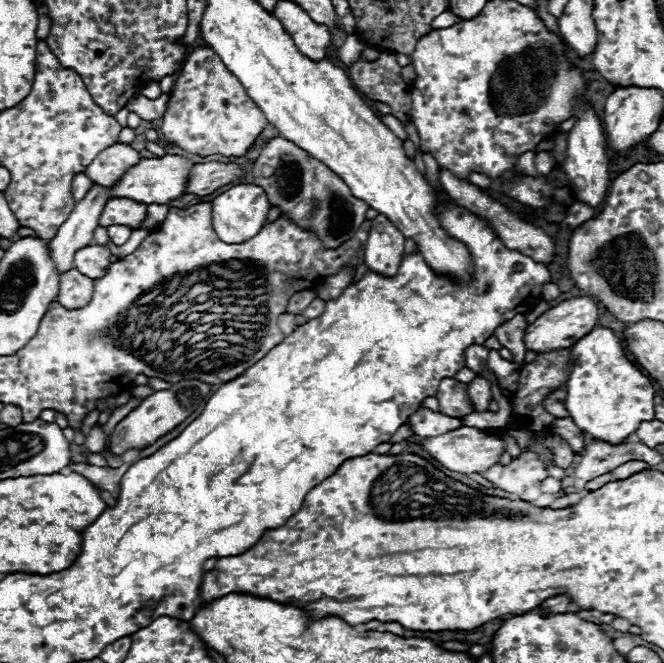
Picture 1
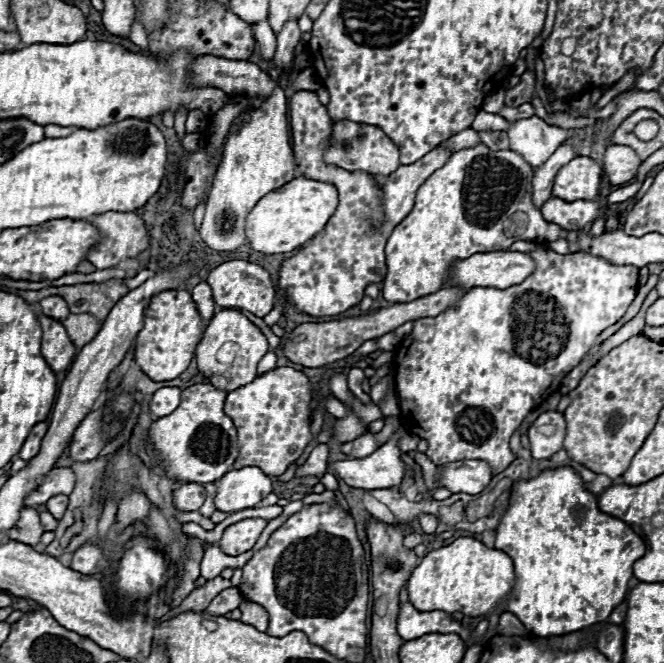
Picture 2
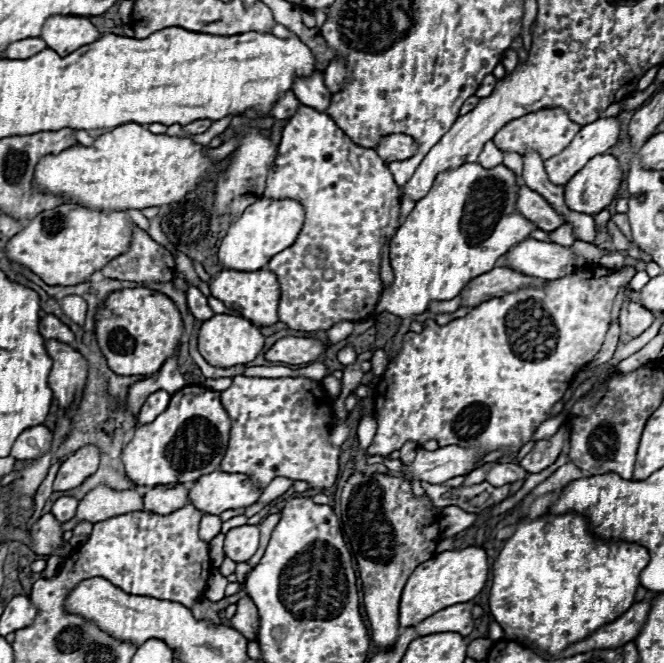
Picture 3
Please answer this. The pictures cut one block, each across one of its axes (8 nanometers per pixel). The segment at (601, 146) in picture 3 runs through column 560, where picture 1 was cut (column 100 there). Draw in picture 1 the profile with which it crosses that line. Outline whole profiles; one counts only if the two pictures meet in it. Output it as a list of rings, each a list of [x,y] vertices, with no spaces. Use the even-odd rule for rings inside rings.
[[[116,142],[114,146],[104,148],[104,150],[90,162],[90,166],[84,170],[84,174],[86,174],[92,182],[110,188],[110,186],[114,186],[114,182],[118,182],[118,178],[122,178],[122,174],[124,174],[130,166],[138,164],[138,160],[140,160],[140,156],[138,156],[138,152],[136,152],[132,146]]]

